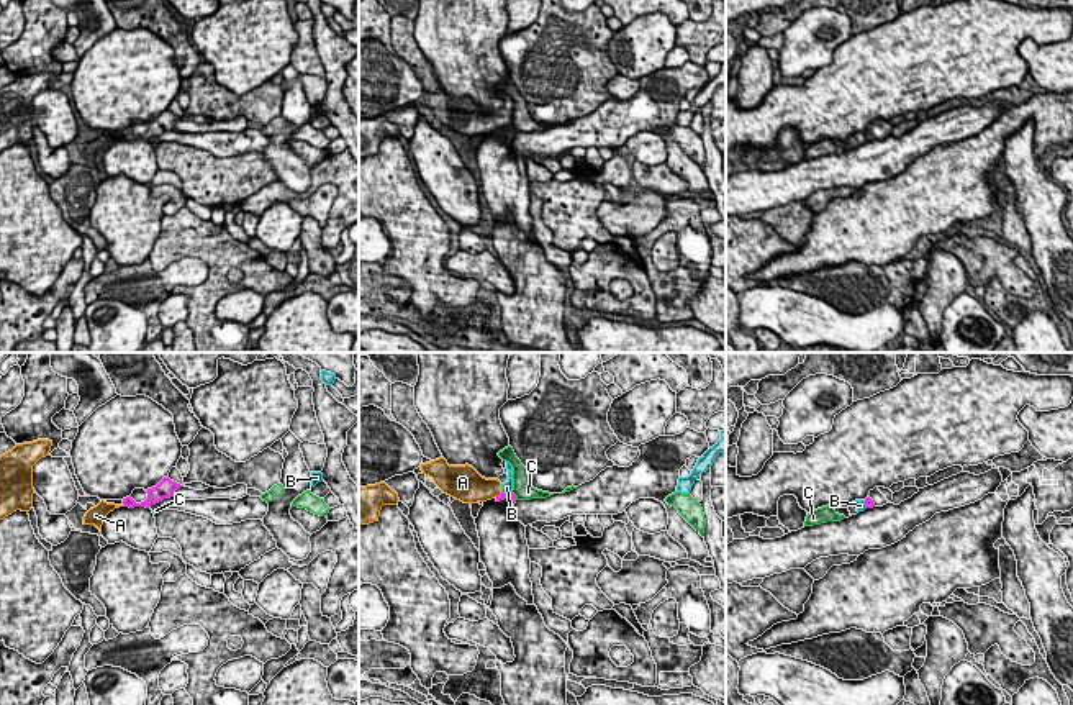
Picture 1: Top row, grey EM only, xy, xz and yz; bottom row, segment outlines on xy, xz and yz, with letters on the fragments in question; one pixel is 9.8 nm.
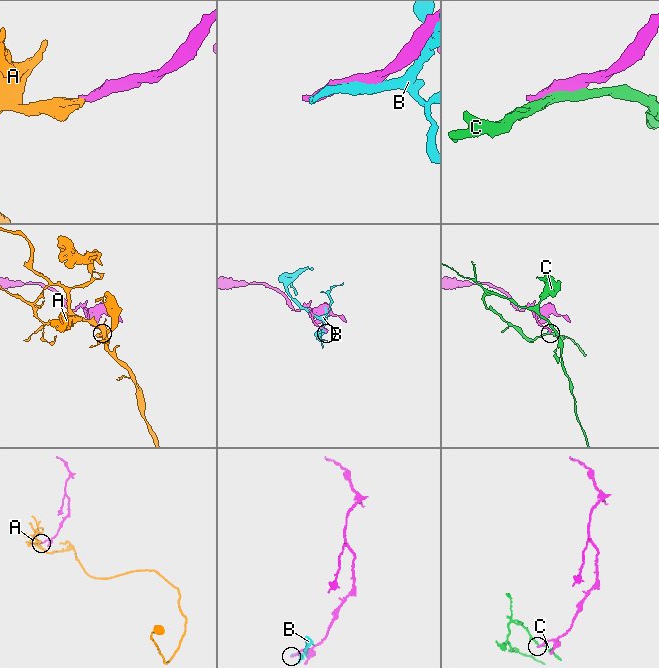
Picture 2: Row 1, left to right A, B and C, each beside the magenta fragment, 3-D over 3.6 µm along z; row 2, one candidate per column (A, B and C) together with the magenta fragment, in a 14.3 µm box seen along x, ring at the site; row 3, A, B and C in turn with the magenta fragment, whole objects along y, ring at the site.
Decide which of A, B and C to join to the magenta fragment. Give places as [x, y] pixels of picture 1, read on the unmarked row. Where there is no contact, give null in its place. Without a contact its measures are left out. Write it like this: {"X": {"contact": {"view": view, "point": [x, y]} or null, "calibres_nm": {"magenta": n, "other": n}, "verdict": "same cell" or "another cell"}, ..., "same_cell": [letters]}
{"A": {"contact": {"view": "xz", "point": [498, 128]}, "calibres_nm": {"magenta": 90, "other": 260}, "verdict": "another cell"}, "B": {"contact": {"view": "xz", "point": [508, 125]}, "calibres_nm": {"magenta": 90, "other": 100}, "verdict": "another cell"}, "C": {"contact": {"view": "xz", "point": [515, 128]}, "calibres_nm": {"magenta": 90, "other": 190}, "verdict": "another cell"}, "same_cell": []}

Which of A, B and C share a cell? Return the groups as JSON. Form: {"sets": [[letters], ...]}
{"sets": [["A", "B"], ["C"]]}

